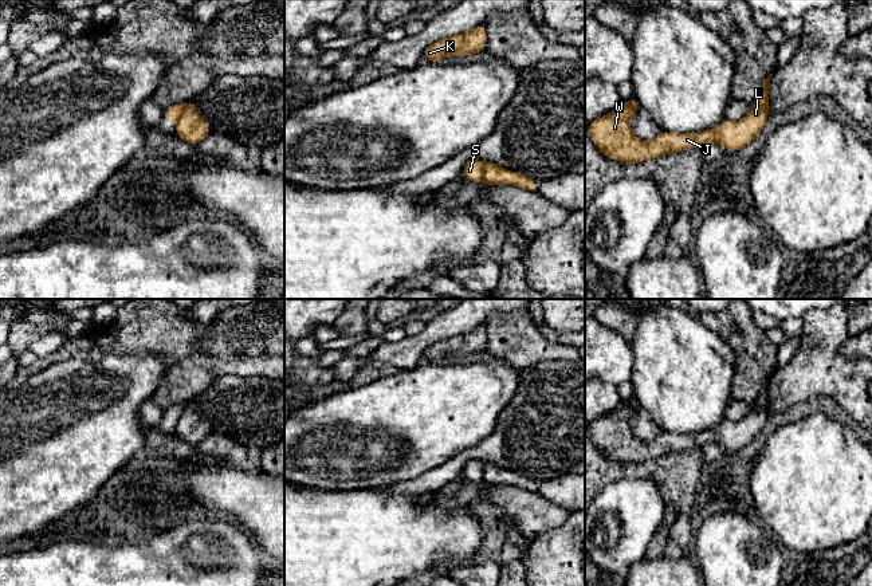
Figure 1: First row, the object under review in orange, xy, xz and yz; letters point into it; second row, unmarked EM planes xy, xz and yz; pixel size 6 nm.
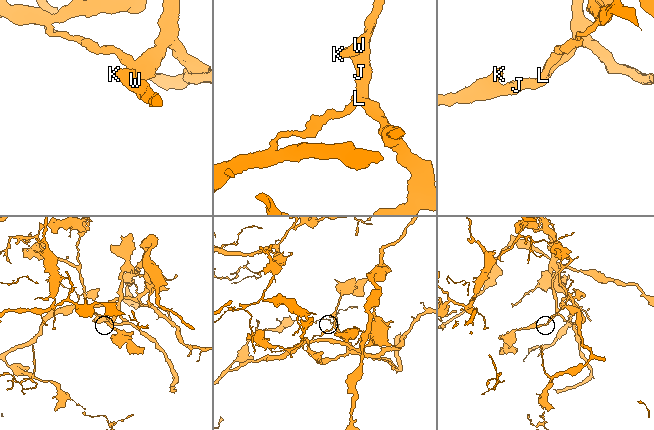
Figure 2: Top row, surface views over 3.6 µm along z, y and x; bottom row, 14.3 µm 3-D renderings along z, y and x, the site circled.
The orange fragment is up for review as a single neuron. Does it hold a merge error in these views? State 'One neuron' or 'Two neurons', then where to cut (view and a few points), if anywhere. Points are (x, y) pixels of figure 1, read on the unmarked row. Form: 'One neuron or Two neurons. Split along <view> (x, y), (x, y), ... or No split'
Two neurons. Split along xz (482, 463), (483, 482)

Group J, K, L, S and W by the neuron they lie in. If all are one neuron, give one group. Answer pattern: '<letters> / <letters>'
J K L W / S

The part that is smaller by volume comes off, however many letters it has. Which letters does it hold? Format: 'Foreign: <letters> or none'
Foreign: J, K, L, W

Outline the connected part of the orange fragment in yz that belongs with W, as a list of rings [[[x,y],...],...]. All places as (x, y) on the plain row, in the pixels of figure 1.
[[[763,382],[750,412],[738,422],[724,420],[716,428],[687,434],[661,430],[651,443],[639,440],[631,430],[631,420],[641,408],[631,398],[624,401],[618,410],[589,422],[589,437],[606,459],[625,464],[641,464],[672,452],[703,448],[711,443],[719,444],[726,452],[739,452],[759,436],[767,421],[769,389],[770,382]]]

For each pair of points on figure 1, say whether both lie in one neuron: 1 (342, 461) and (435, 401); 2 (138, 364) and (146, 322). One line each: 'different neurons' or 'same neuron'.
1: same neuron
2: different neurons

